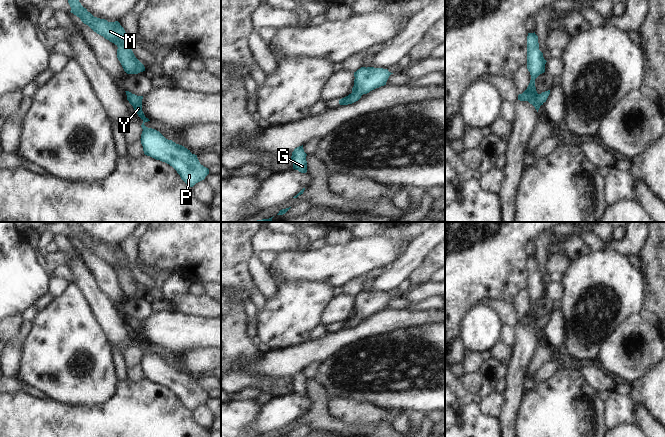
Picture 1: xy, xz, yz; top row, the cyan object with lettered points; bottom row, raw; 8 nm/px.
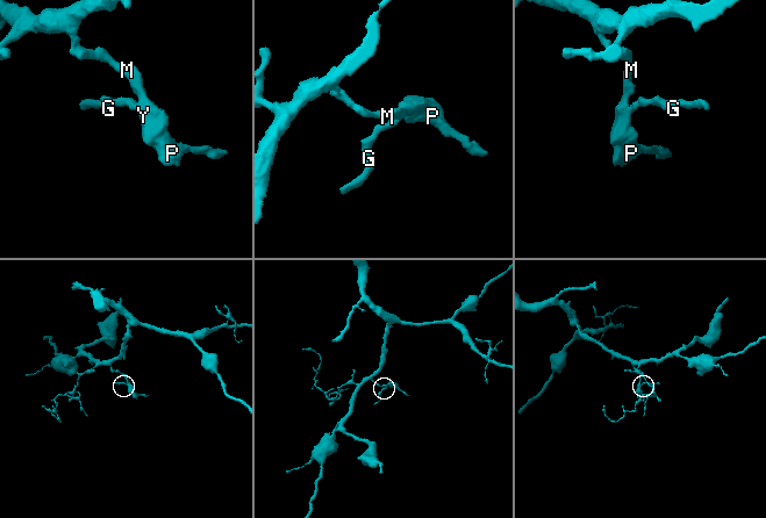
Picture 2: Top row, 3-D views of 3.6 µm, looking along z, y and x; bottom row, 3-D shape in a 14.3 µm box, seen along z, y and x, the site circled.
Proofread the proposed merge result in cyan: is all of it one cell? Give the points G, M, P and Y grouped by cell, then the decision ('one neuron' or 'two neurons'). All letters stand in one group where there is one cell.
G M P Y; one neuron

